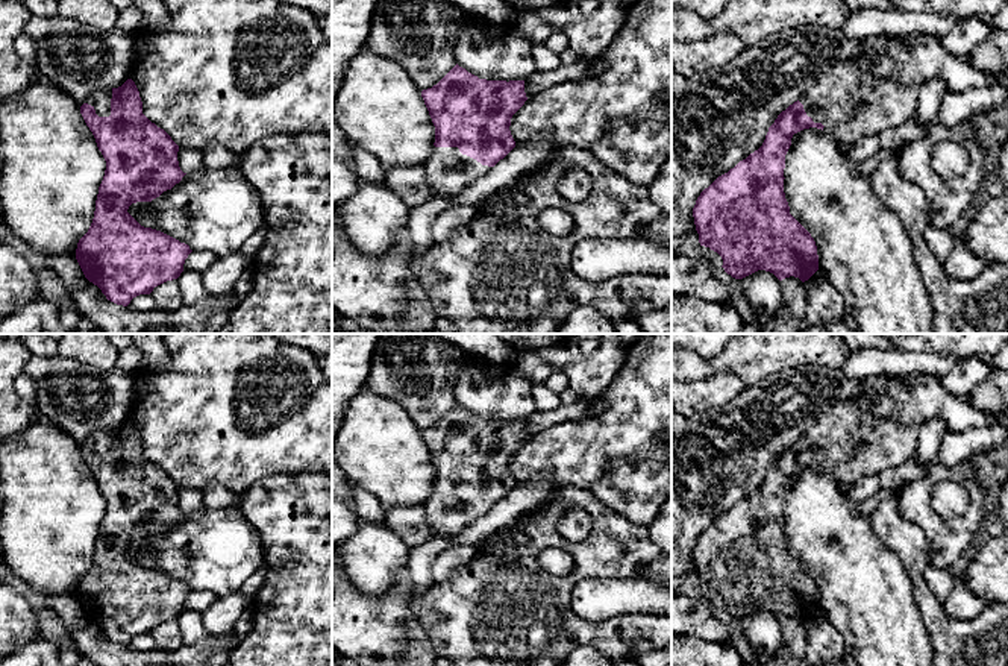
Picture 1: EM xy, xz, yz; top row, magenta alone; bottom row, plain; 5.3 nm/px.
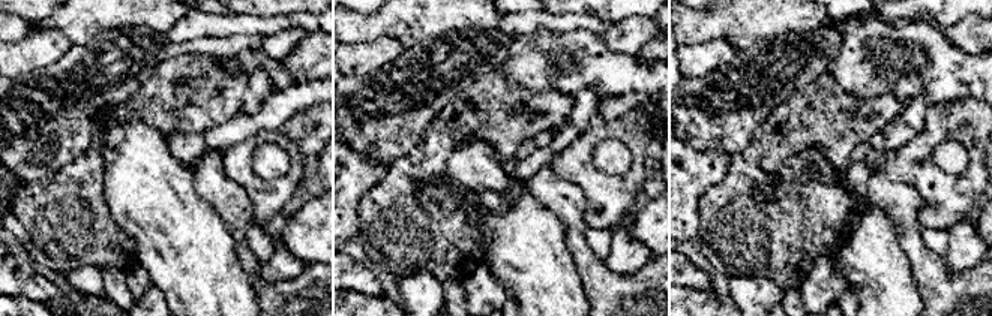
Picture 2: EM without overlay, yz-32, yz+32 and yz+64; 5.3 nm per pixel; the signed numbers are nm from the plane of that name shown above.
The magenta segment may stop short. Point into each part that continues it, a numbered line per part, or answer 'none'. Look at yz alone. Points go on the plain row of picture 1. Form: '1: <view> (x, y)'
1: yz (849, 445)

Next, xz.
1: xz (447, 510)

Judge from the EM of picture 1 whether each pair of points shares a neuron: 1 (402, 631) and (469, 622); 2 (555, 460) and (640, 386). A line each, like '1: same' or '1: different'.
1: different
2: same

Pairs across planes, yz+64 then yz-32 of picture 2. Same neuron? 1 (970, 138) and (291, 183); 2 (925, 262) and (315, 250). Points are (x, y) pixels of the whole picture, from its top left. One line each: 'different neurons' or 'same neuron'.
1: same neuron
2: different neurons

